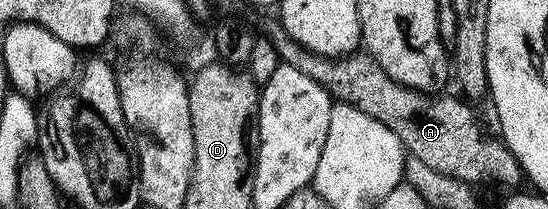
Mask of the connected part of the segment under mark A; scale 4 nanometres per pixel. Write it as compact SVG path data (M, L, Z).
M276 17L264 22L262 35L271 42L282 63L298 70L301 74L306 74L313 81L319 82L327 89L330 97L338 103L349 104L361 110L367 116L383 123L396 134L404 149L410 155L421 160L429 168L470 184L477 184L477 182L483 182L488 178L491 182L513 186L520 179L522 180L521 164L518 163L513 152L500 139L494 138L494 140L491 140L487 138L481 140L481 128L474 112L467 106L469 104L466 101L463 101L463 103L453 96L429 96L433 94L408 88L395 82L364 50L358 50L342 57L326 57L309 52L301 44L290 38L286 33L286 28Z

